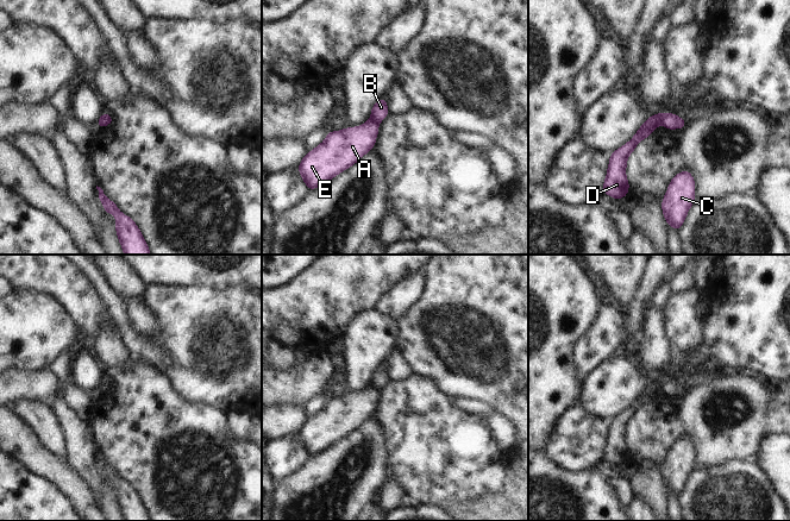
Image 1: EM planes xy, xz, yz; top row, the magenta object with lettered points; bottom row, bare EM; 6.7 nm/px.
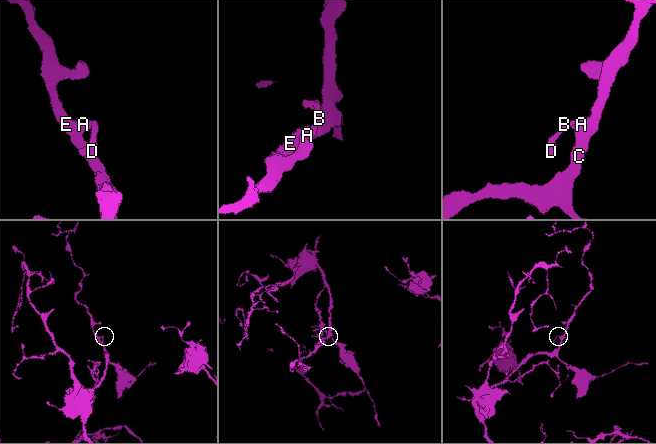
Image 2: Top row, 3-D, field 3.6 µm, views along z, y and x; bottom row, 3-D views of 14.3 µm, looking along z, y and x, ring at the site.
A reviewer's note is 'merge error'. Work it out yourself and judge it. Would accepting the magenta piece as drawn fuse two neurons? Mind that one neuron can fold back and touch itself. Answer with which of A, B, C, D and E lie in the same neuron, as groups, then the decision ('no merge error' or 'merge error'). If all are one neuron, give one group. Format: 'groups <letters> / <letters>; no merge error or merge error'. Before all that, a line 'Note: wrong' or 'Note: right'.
Note: right
groups A C E / B D; merge error

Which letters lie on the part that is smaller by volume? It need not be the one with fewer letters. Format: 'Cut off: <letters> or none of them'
Cut off: B, D

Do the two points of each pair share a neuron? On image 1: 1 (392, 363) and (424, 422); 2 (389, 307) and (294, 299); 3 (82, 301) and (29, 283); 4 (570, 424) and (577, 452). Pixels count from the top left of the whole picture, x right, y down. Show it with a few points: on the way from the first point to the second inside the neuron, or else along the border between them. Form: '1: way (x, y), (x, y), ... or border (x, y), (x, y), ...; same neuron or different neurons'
1: border (412, 374), (401, 380), (389, 381); different neurons
2: border (394, 286), (378, 299), (374, 307); different neurons
3: way (69, 288), (64, 283), (42, 283); same neuron
4: way (576, 431), (576, 445); same neuron

